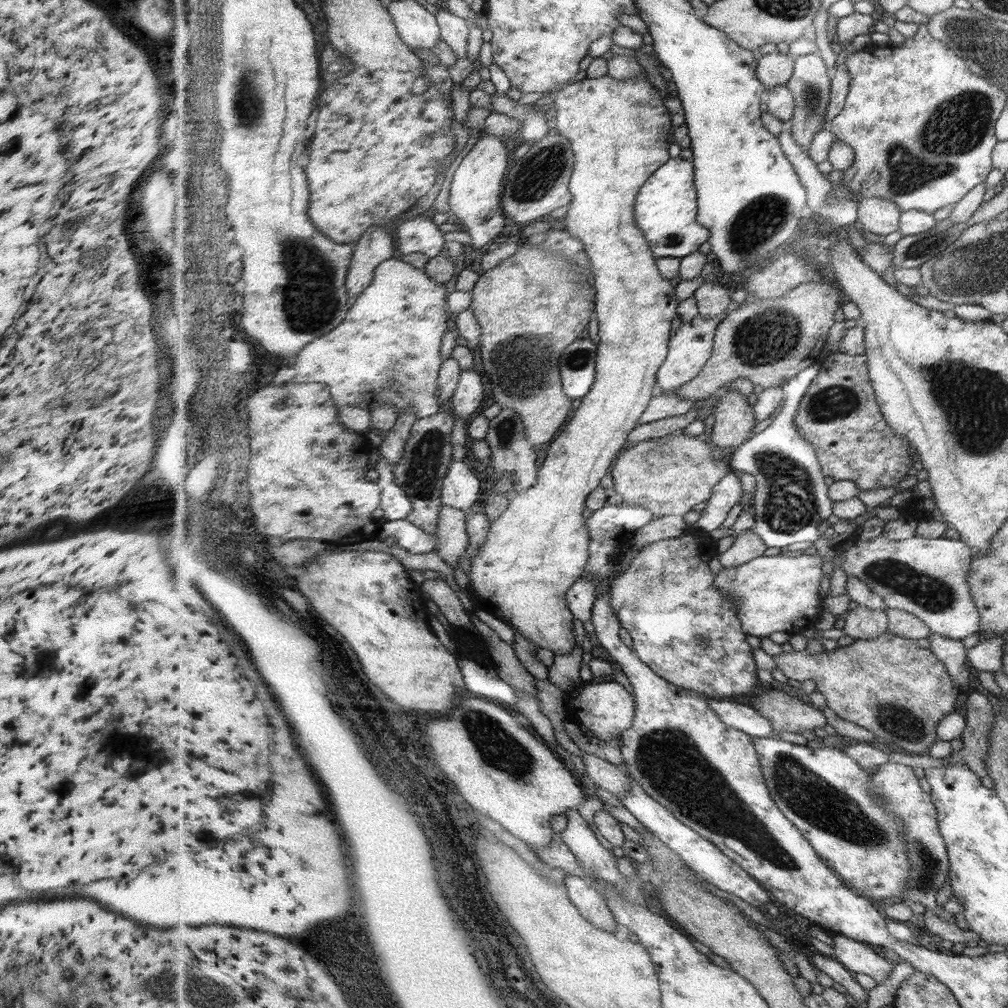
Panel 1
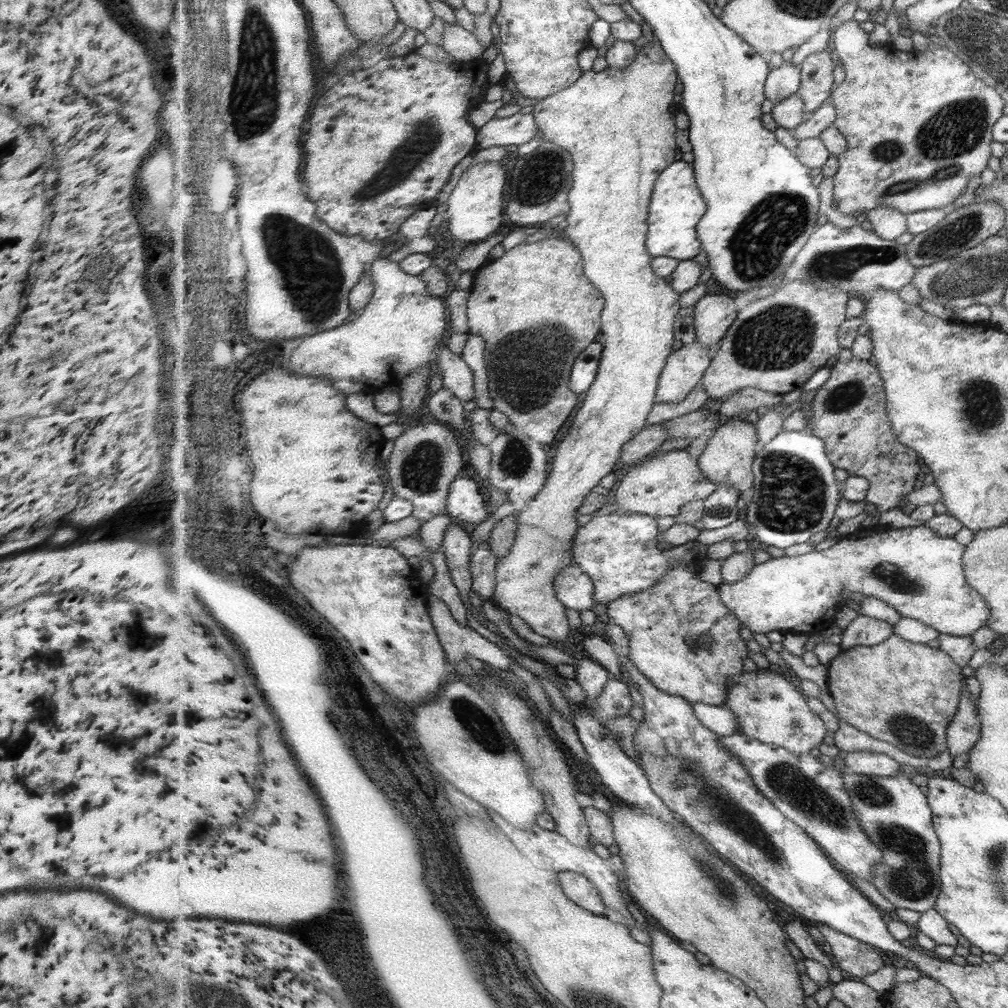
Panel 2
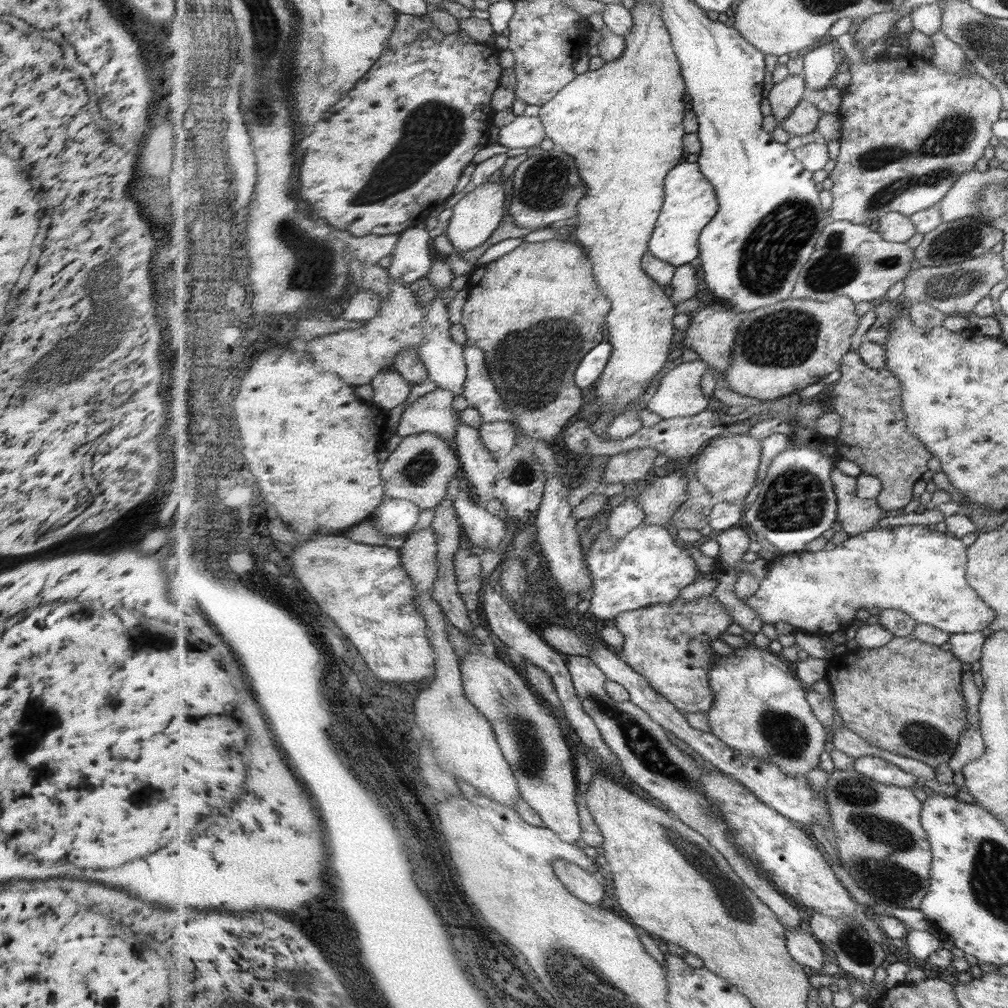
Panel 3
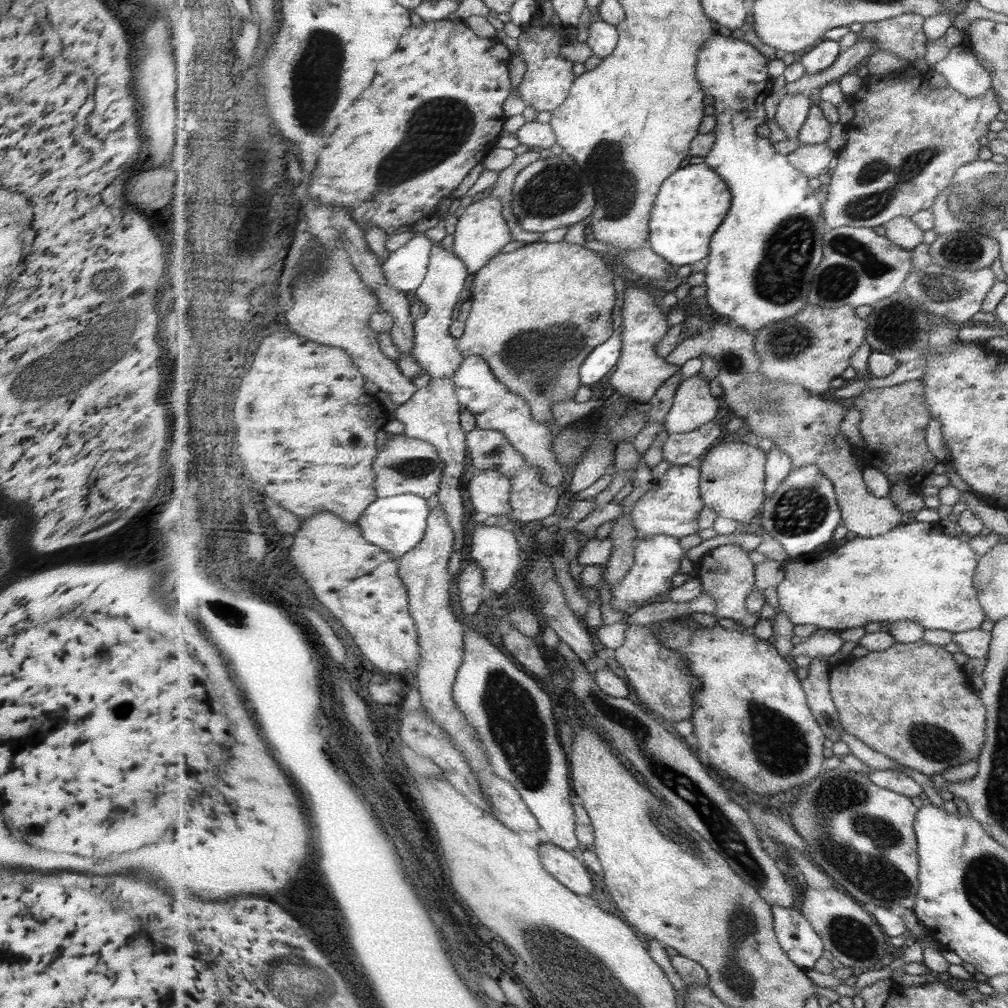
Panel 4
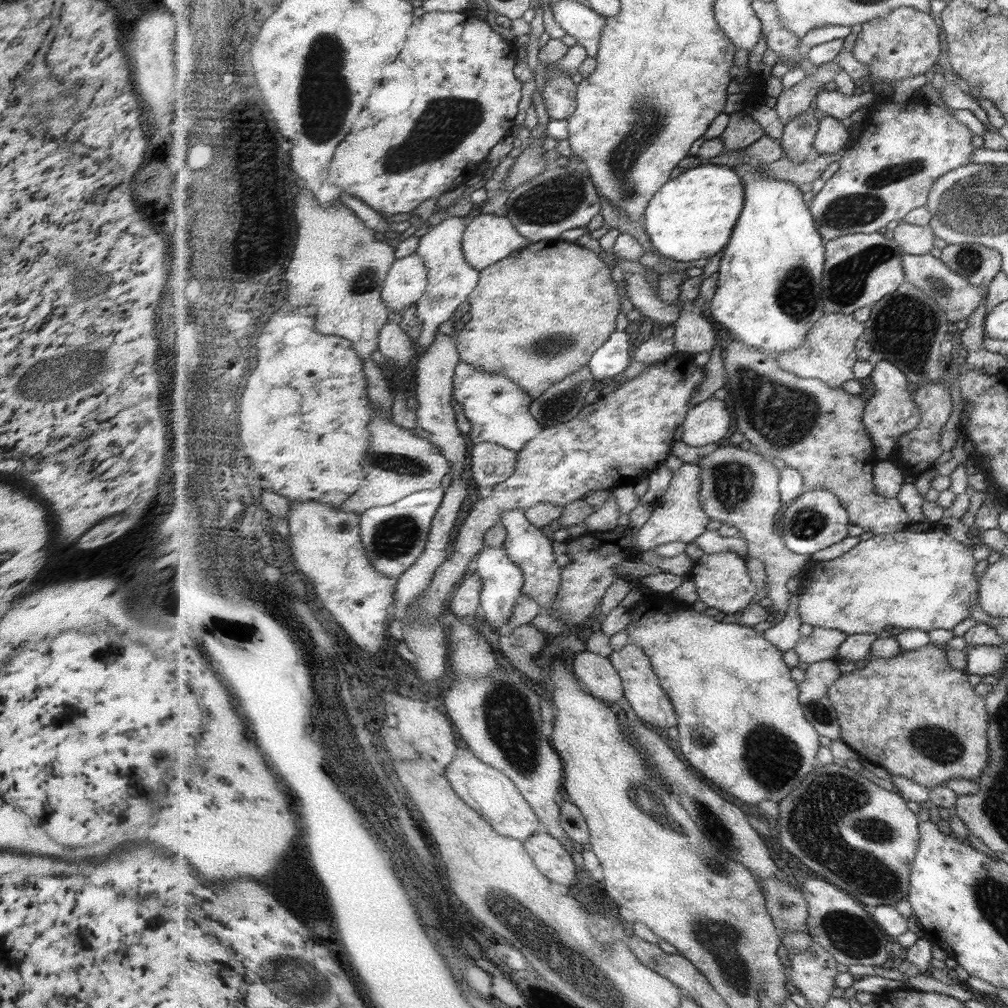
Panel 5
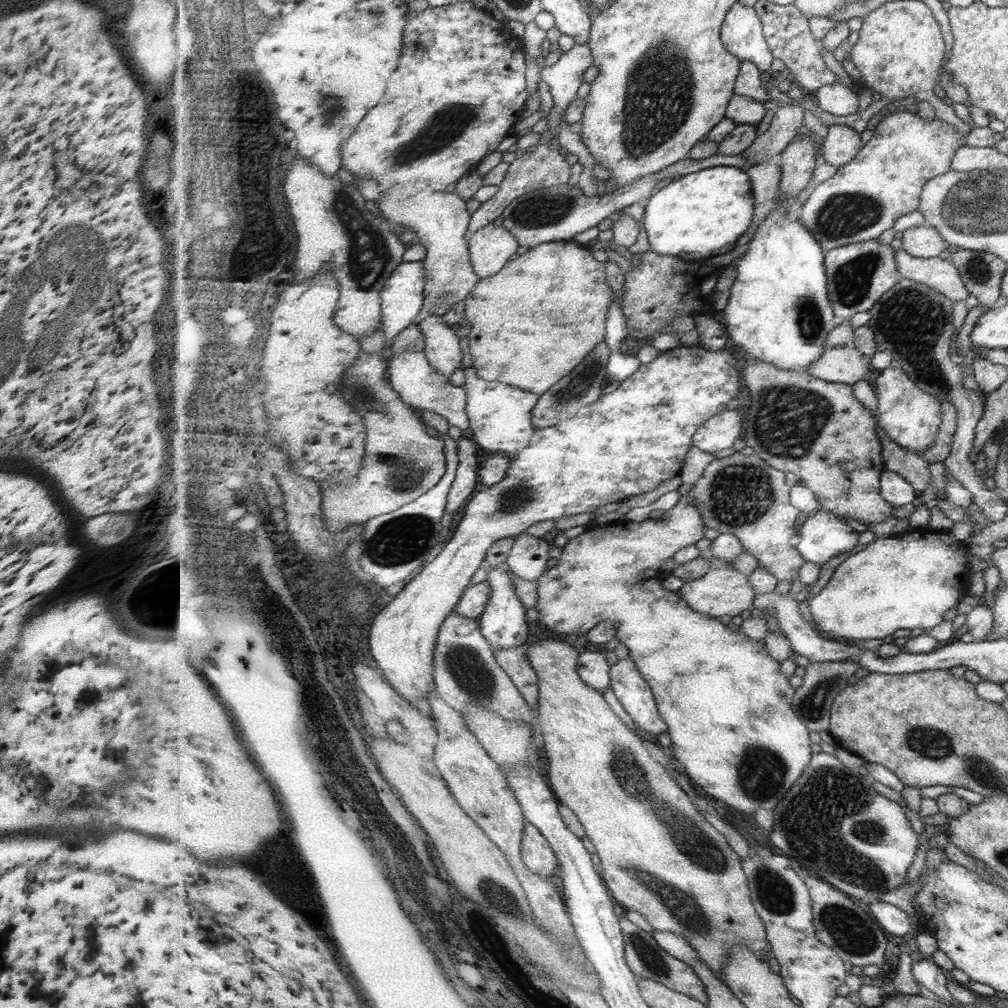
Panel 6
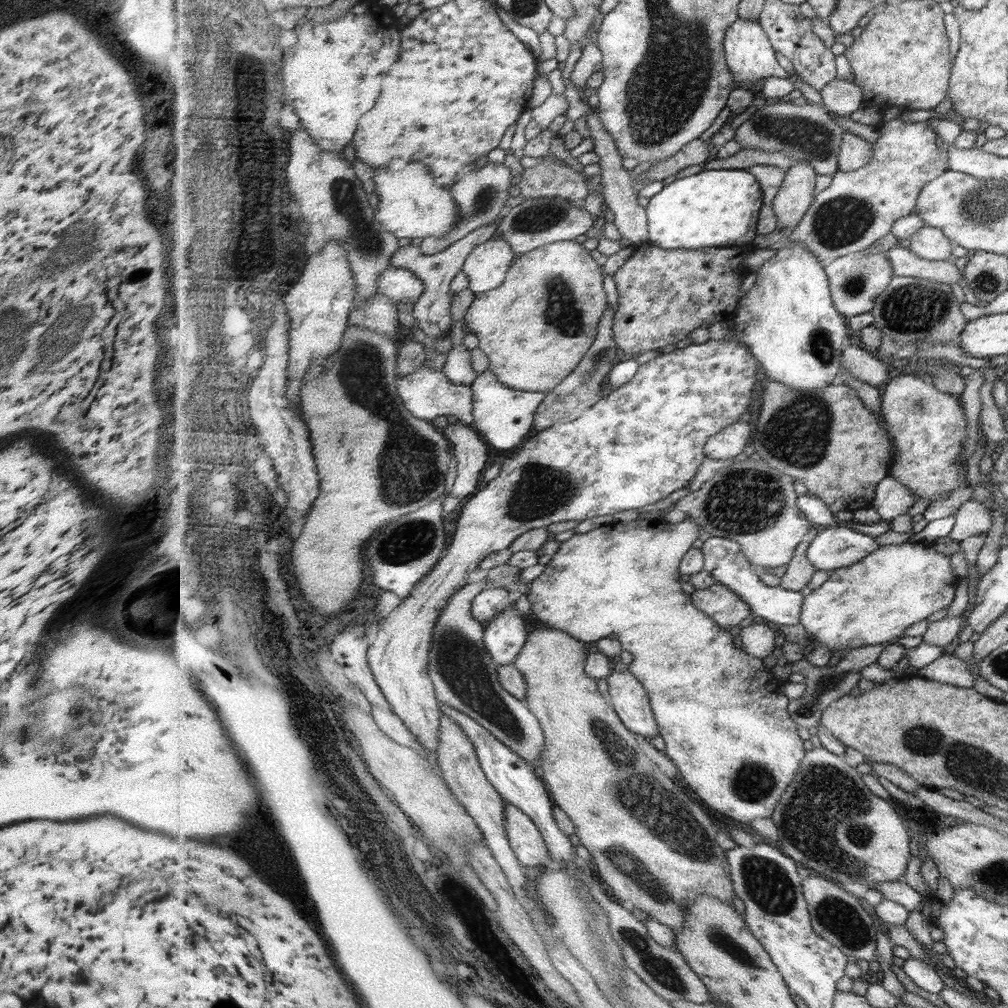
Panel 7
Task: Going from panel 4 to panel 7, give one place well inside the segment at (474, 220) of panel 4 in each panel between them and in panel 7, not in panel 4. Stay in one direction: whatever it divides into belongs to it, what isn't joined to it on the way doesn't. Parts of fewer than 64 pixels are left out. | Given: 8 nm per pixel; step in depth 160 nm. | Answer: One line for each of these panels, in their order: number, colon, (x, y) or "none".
5: (489, 238)
6: (491, 248)
7: (487, 267)

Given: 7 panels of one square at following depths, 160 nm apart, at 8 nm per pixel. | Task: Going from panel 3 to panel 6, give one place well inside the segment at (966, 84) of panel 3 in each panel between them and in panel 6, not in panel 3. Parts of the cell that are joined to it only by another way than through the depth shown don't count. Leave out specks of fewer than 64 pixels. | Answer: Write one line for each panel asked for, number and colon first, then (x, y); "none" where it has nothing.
4: (907, 140)
5: (904, 148)
6: (863, 199)

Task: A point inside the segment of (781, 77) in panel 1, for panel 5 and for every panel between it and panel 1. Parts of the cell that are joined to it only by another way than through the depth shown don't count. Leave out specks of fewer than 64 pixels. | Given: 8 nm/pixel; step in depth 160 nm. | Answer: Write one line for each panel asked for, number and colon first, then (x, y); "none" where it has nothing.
2: (784, 81)
3: (784, 97)
4: (793, 110)
5: (800, 134)

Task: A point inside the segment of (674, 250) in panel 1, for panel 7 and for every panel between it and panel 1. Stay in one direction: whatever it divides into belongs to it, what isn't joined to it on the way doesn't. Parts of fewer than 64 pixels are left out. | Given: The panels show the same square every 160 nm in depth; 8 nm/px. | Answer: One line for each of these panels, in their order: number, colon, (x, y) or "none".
2: (678, 206)
3: (691, 202)
4: (693, 204)
5: (693, 216)
6: (694, 217)
7: (714, 208)

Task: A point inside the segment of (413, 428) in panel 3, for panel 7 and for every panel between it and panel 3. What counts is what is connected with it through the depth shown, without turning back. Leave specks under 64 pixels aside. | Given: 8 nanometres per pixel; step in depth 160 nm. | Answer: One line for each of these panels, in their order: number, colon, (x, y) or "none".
4: (433, 414)
5: (436, 367)
6: (443, 350)
7: (433, 310)

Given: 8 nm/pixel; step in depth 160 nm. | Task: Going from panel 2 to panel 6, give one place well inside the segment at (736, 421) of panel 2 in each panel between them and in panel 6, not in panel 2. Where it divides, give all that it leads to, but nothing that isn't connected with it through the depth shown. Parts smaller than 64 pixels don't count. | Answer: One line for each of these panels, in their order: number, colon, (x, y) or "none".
3: (729, 467)
4: (733, 476)
5: (739, 488)
6: (741, 495)

